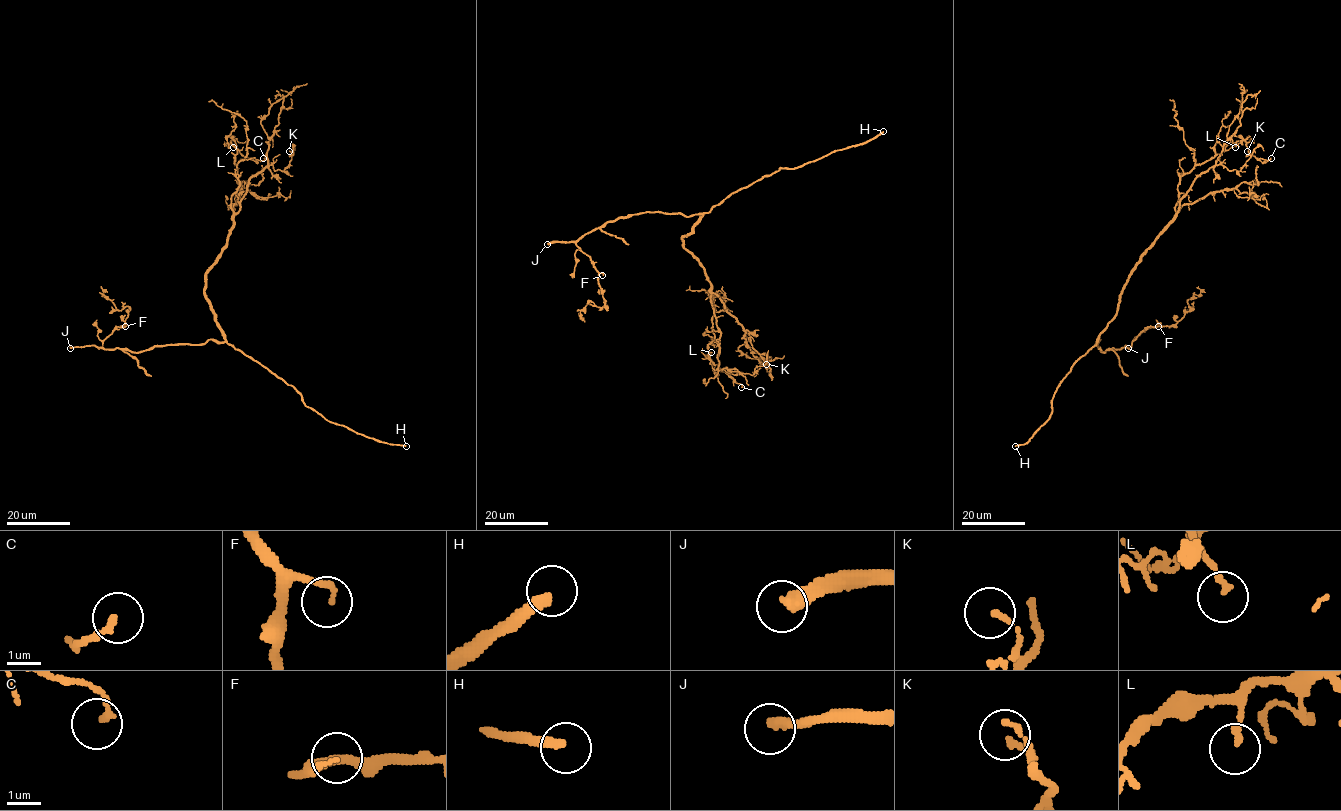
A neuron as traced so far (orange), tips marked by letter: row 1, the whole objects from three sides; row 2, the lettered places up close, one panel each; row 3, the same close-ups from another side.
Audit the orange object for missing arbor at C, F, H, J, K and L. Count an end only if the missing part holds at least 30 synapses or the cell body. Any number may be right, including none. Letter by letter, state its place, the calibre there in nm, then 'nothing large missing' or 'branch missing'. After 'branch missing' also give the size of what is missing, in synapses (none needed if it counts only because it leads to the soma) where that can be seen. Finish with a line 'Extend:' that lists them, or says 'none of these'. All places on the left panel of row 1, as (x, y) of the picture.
C: place (263, 158); calibre 200 nm; nothing large missing
F: place (125, 326); calibre 150 nm; branch missing; 30 synapses
H: place (406, 446); calibre 320 nm; branch missing
J: place (70, 348); calibre 340 nm; branch missing; 600 synapses
K: place (289, 151); calibre 150 nm; nothing large missing
L: place (233, 147); calibre 180 nm; nothing large missing
Extend: F, H, J

